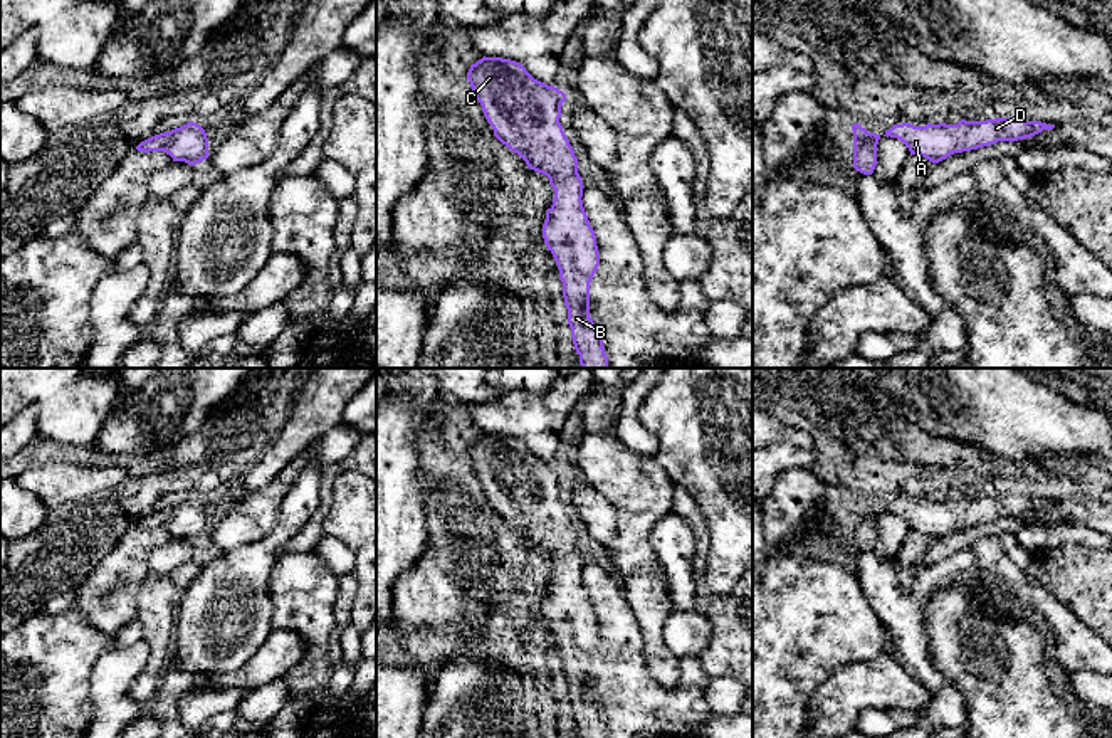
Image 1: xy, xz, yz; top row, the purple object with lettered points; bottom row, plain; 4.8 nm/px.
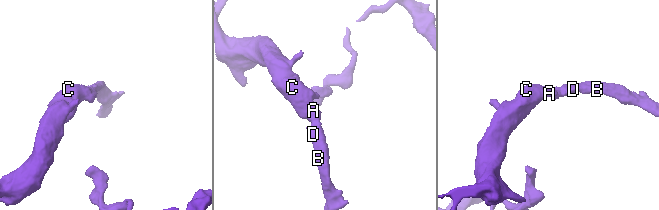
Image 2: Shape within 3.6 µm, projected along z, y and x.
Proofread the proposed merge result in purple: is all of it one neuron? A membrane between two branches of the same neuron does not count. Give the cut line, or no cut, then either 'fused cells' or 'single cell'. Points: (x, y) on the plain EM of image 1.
no cut; single cell

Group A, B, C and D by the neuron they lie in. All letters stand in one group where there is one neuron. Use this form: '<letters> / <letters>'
A B C D

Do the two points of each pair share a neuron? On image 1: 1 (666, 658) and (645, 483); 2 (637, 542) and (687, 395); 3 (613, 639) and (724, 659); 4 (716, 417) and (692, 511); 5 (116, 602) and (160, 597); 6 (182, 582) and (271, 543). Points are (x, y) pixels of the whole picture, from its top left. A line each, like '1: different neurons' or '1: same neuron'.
1: same neuron
2: different neurons
3: different neurons
4: different neurons
5: different neurons
6: different neurons

